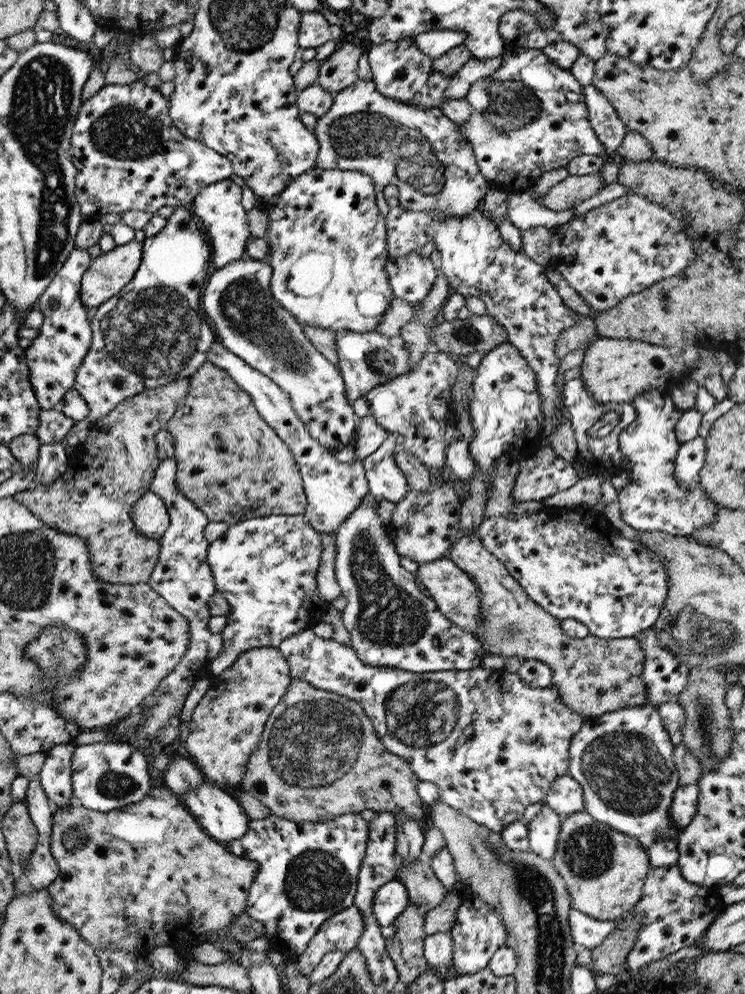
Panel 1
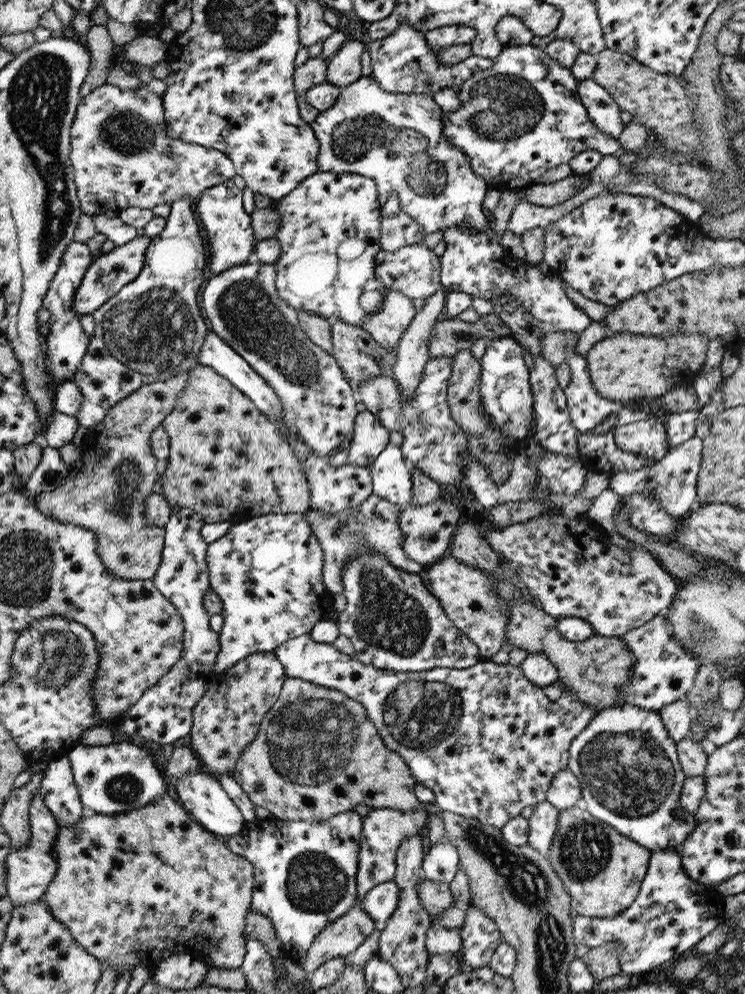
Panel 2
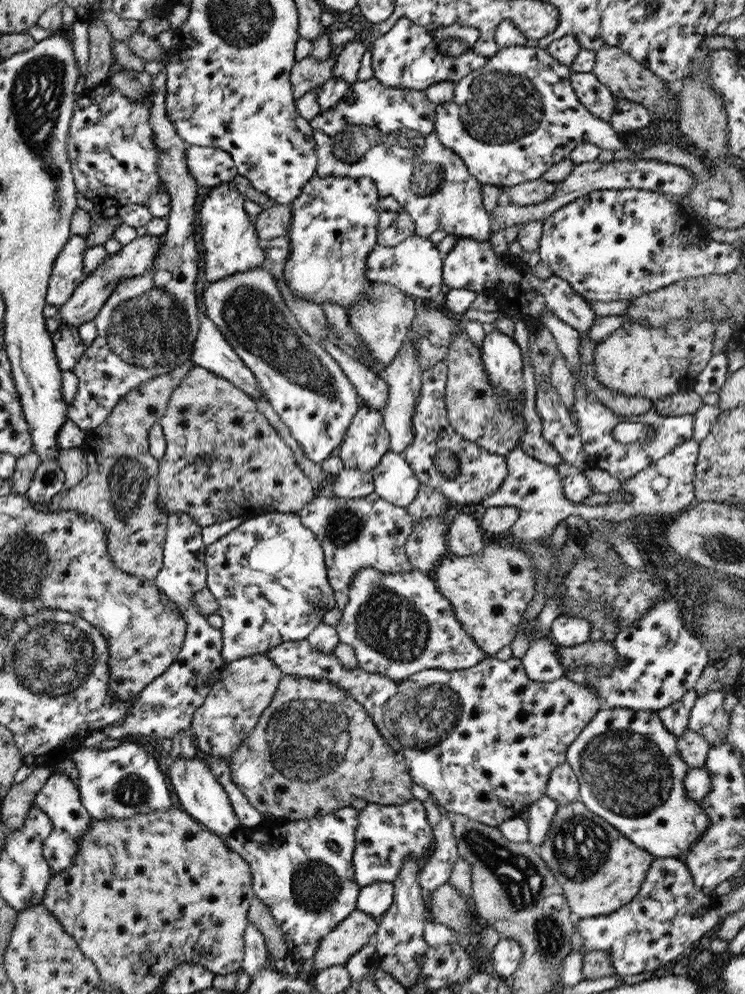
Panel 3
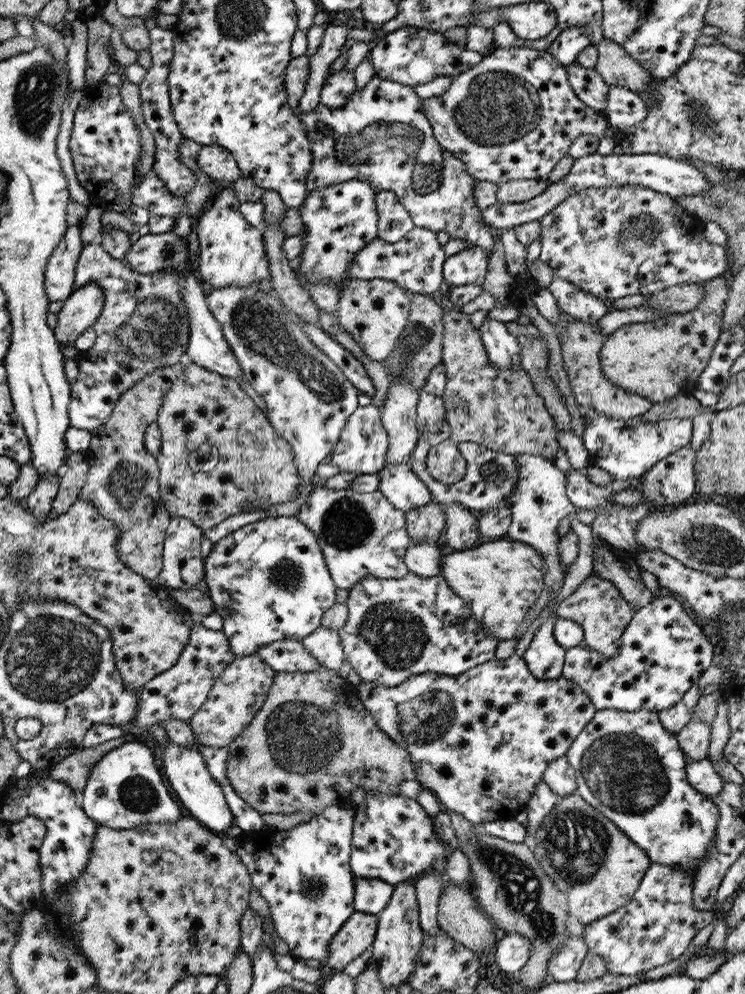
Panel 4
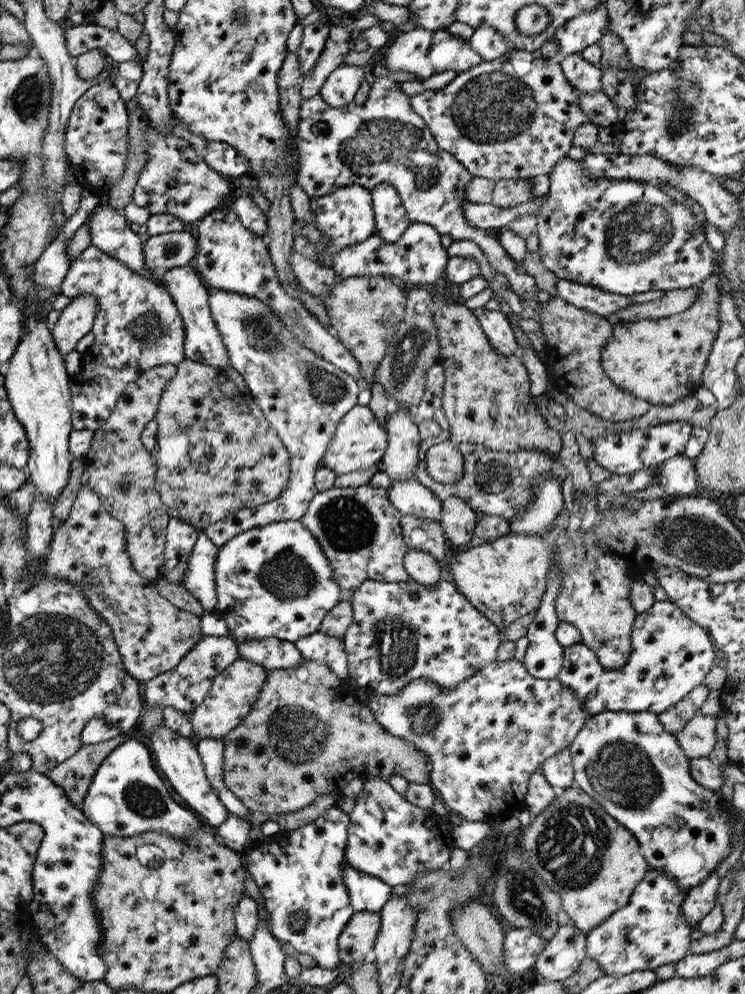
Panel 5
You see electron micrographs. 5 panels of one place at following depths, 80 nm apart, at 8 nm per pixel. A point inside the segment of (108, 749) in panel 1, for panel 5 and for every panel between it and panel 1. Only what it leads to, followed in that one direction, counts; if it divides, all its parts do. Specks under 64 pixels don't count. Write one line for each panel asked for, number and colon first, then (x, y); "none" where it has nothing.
2: (119, 777)
3: (117, 783)
4: (124, 789)
5: (126, 796)

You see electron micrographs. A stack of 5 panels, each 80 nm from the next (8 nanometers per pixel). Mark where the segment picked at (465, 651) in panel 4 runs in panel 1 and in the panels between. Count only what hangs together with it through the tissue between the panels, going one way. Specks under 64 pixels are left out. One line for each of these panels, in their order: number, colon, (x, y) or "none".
1: (391, 622)
2: (394, 623)
3: (397, 624)

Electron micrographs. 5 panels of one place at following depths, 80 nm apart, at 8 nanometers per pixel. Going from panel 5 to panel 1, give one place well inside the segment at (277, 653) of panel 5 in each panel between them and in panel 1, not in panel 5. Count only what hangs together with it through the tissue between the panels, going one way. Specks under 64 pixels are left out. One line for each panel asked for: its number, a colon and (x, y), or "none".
1: (492, 744)
2: (487, 742)
3: (482, 741)
4: (284, 655)

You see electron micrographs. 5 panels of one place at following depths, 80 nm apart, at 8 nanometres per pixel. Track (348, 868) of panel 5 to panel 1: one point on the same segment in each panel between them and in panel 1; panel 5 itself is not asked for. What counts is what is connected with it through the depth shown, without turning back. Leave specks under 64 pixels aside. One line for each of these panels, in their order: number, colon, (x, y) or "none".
1: (389, 900)
2: (381, 901)
3: (374, 899)
4: (371, 895)

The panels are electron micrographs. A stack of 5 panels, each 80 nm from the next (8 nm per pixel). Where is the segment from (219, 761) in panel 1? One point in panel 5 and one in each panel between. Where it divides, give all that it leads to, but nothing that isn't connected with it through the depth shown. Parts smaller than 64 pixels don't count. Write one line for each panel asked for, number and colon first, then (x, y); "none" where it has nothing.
2: (223, 724)
3: (229, 711)
4: (238, 692)
5: (232, 692)

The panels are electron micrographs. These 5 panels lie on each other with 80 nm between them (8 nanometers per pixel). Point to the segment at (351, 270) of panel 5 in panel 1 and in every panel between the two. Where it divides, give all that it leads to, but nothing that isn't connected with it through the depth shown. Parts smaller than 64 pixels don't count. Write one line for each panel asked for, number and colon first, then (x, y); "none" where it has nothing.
1: (410, 277)
2: (414, 271)
3: (413, 266)
4: (414, 263)

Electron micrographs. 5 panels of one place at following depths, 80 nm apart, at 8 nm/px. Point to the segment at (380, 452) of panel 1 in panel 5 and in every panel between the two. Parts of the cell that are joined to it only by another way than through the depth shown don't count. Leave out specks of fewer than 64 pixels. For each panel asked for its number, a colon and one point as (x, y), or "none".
2: (390, 480)
3: (393, 480)
4: (401, 488)
5: (408, 496)

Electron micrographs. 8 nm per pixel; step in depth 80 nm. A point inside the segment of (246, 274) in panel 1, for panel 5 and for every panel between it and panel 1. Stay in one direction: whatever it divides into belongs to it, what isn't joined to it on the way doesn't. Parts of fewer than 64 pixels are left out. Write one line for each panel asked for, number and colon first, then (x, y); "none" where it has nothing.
2: (240, 305)
3: (305, 387)
4: (308, 400)
5: (302, 396)

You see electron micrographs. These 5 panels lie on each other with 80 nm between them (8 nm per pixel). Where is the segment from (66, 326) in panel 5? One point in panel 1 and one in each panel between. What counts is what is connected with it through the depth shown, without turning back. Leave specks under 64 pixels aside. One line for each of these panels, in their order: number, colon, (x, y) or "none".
1: (107, 273)
2: (108, 272)
3: (136, 257)
4: (79, 311)

